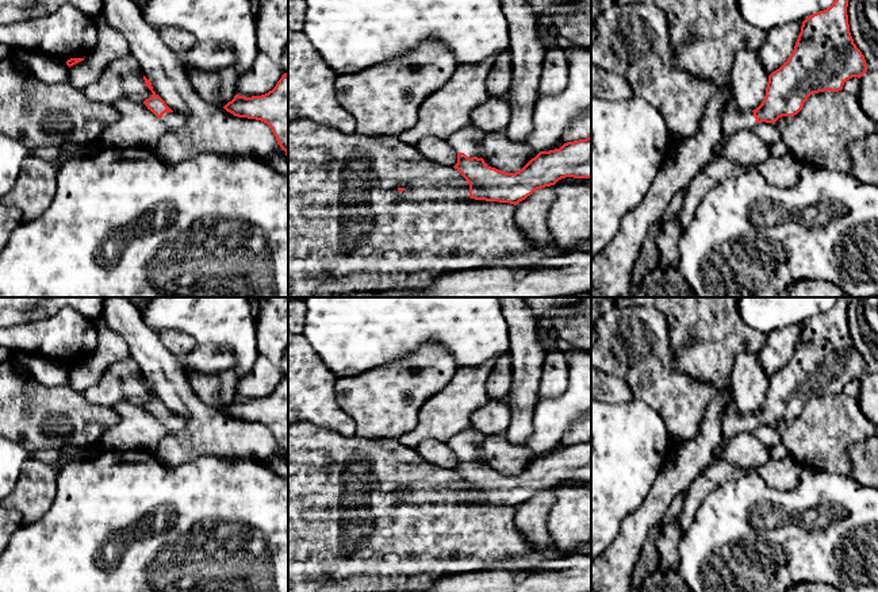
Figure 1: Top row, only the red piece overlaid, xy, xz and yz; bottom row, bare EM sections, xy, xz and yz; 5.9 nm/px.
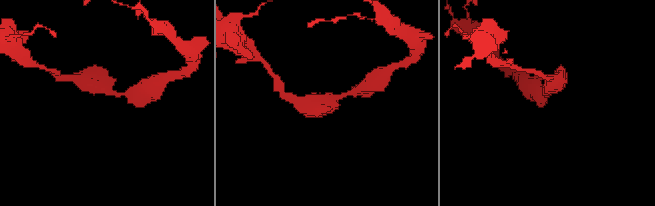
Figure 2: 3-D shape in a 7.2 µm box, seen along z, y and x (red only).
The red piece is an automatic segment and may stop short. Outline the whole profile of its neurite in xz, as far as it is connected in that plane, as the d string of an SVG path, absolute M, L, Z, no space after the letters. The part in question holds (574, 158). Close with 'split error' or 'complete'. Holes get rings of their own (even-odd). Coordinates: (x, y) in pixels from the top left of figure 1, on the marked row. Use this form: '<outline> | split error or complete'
M469 126L446 139L457 153L453 168L469 182L471 199L517 205L534 191L555 185L561 178L591 178L591 137L540 151L518 172L506 173L486 165L482 135Z | split error

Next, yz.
M835 0L829 8L802 22L791 55L768 76L766 96L756 109L725 109L722 139L714 158L724 155L725 143L733 132L794 116L810 95L839 92L847 80L860 78L867 72L864 55L850 32L847 7L848 0Z | split error

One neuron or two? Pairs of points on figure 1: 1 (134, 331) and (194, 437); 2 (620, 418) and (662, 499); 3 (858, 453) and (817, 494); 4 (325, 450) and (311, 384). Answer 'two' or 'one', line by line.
1: one
2: two
3: two
4: two

